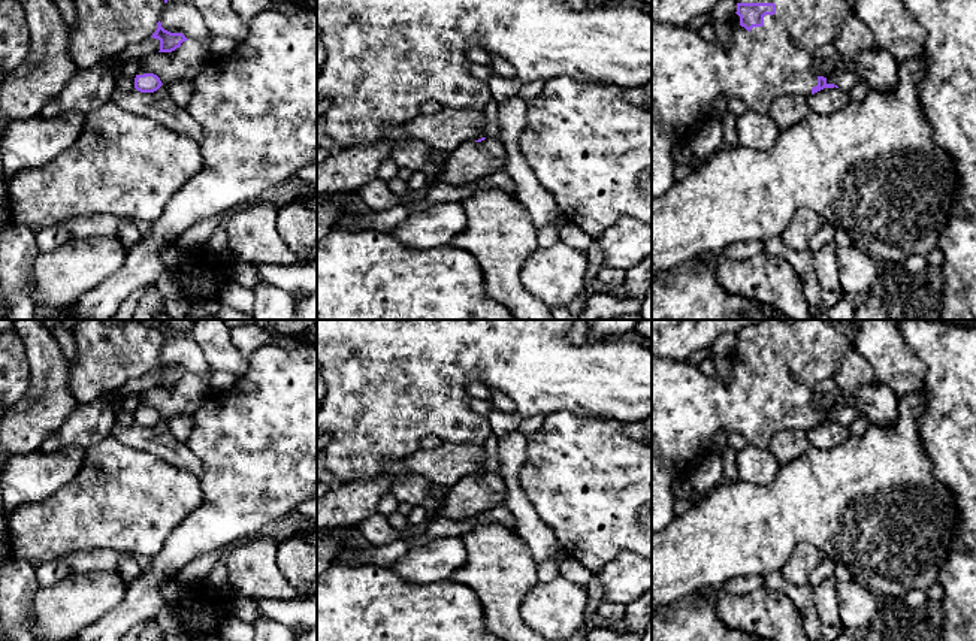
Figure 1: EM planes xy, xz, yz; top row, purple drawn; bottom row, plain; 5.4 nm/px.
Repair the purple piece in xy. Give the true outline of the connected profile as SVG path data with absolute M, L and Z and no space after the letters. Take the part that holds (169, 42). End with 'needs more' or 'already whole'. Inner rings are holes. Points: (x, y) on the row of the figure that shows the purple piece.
M73 0L73 3L76 24L69 30L67 49L79 70L91 69L149 37L160 40L158 52L172 52L188 40L182 33L170 33L161 27L164 0Z; needs more

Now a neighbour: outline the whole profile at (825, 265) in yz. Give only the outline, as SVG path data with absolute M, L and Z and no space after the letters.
M836 241L828 242L821 251L813 254L815 275L824 291L838 291L838 264L837 264L838 245Z

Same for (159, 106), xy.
M161 85L154 93L140 93L136 88L124 90L117 87L111 100L130 114L148 117L155 123L166 126L181 134L190 136L200 143L200 127L187 114L185 108L179 108L169 96L167 87Z

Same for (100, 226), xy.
M100 214L96 217L70 218L61 226L69 232L72 238L78 239L117 238L120 226L126 221L126 218Z

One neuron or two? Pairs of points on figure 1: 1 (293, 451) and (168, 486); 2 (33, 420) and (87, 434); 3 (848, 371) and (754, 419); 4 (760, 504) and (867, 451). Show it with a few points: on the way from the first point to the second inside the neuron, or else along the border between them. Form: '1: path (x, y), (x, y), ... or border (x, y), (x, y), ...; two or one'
1: border (199, 478), (202, 501), (190, 513); two
2: border (78, 404), (57, 432); two
3: border (851, 344), (834, 375); two
4: path (786, 504), (806, 504), (821, 498), (840, 478); one

